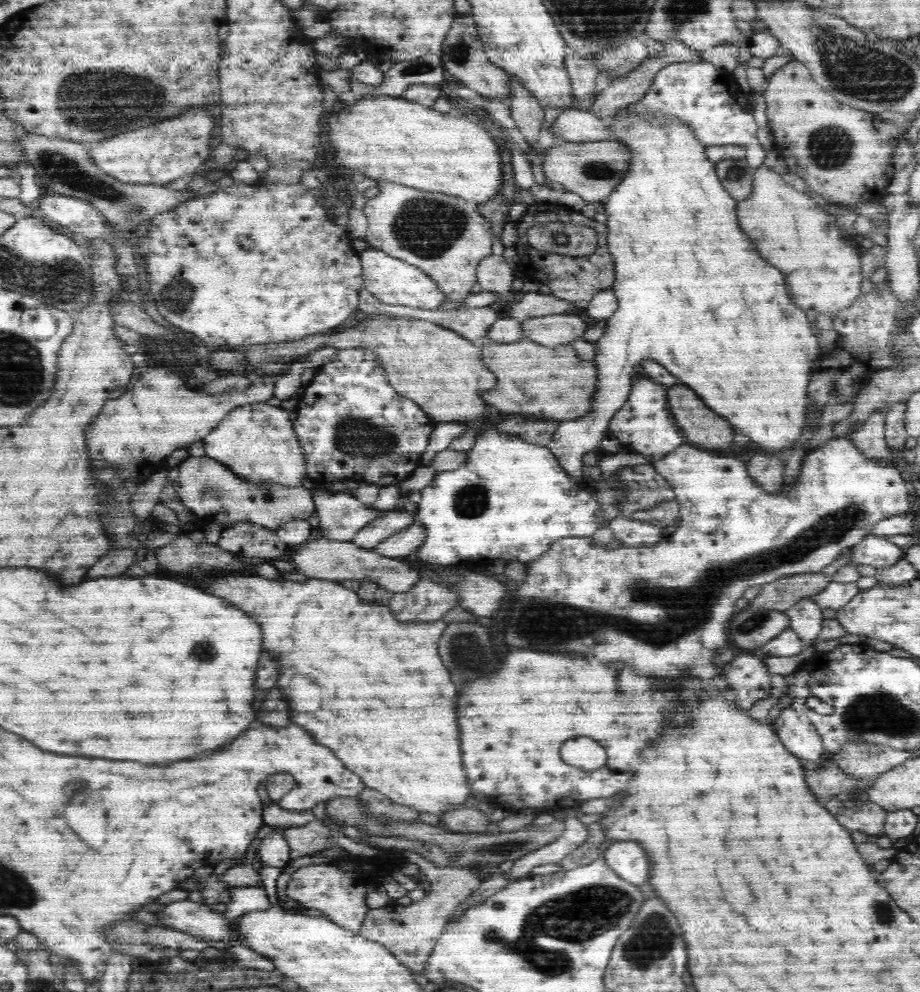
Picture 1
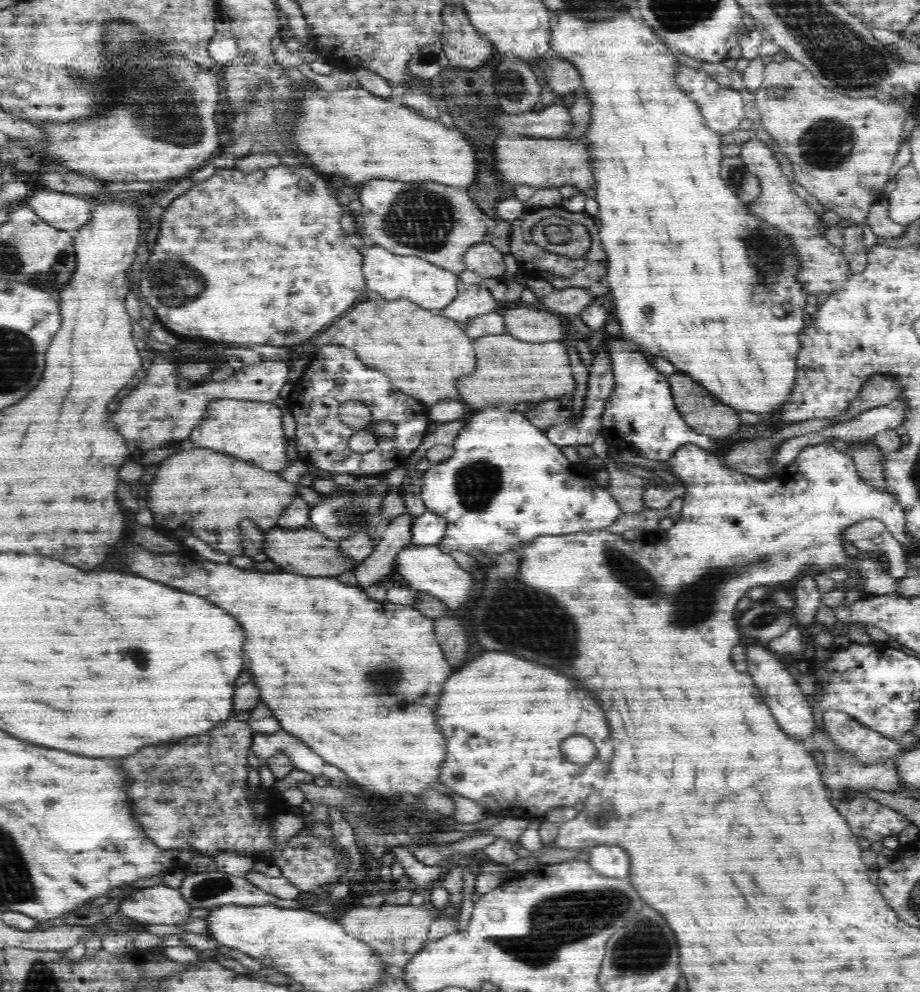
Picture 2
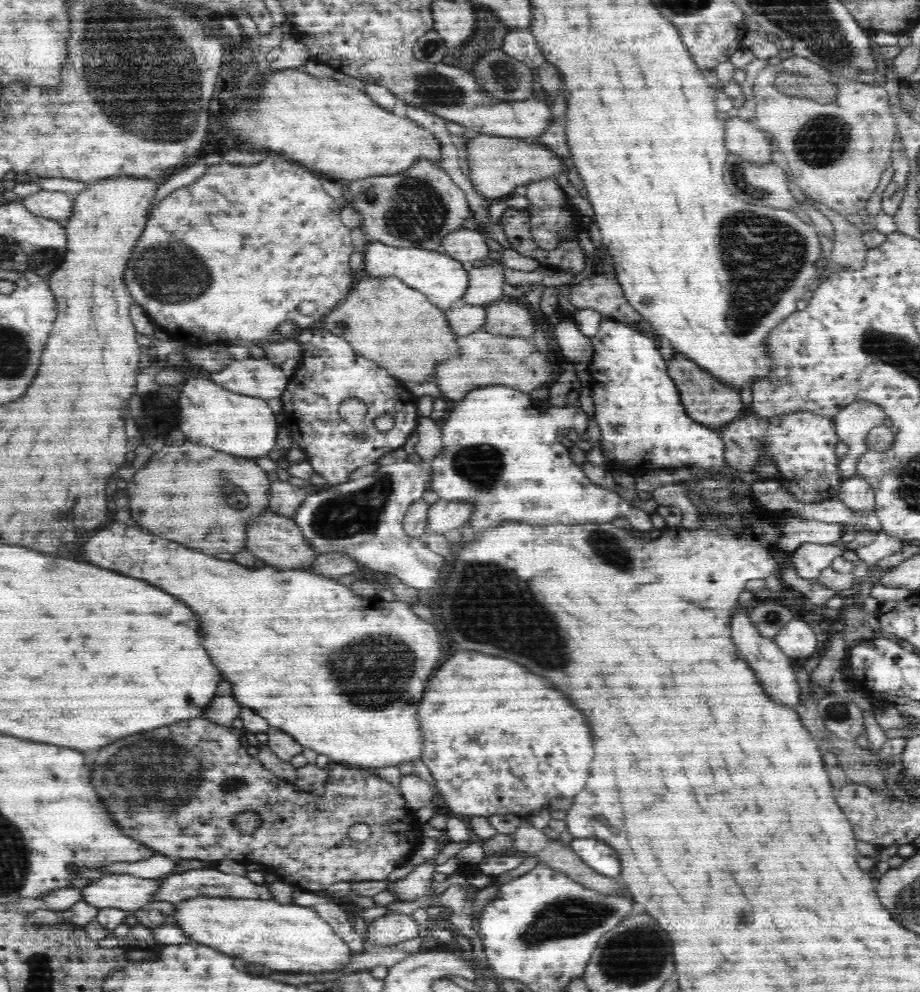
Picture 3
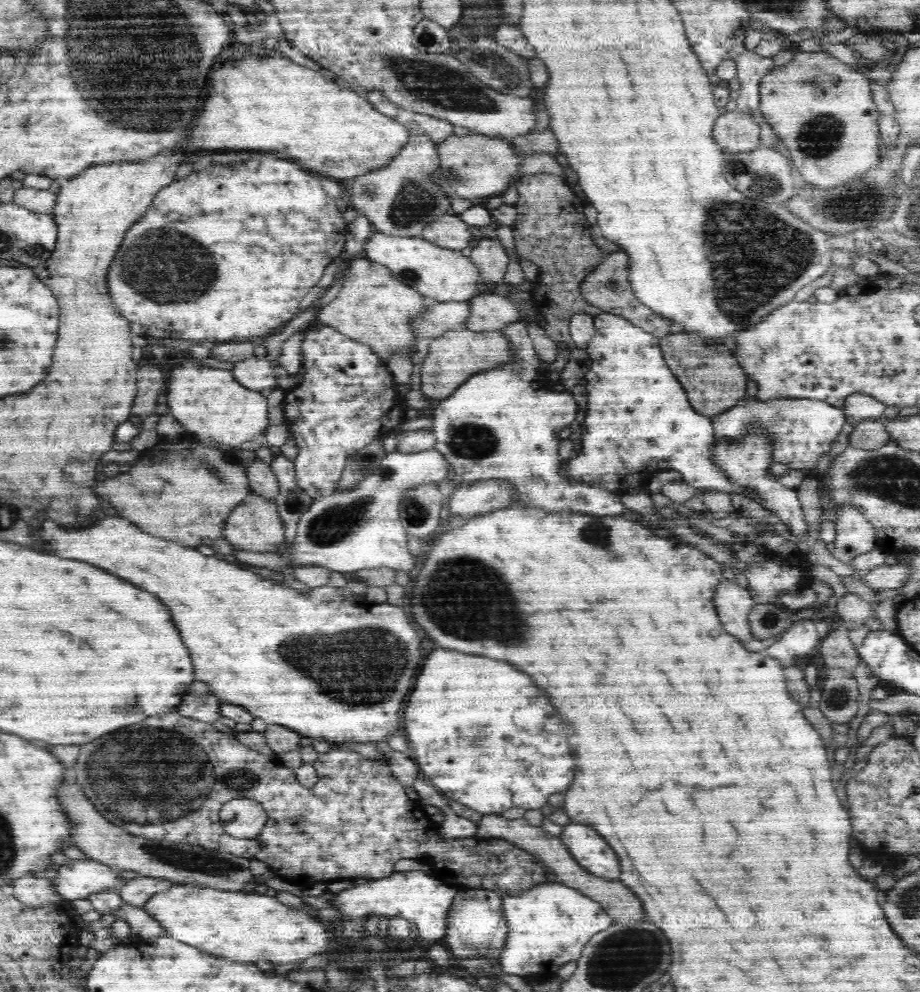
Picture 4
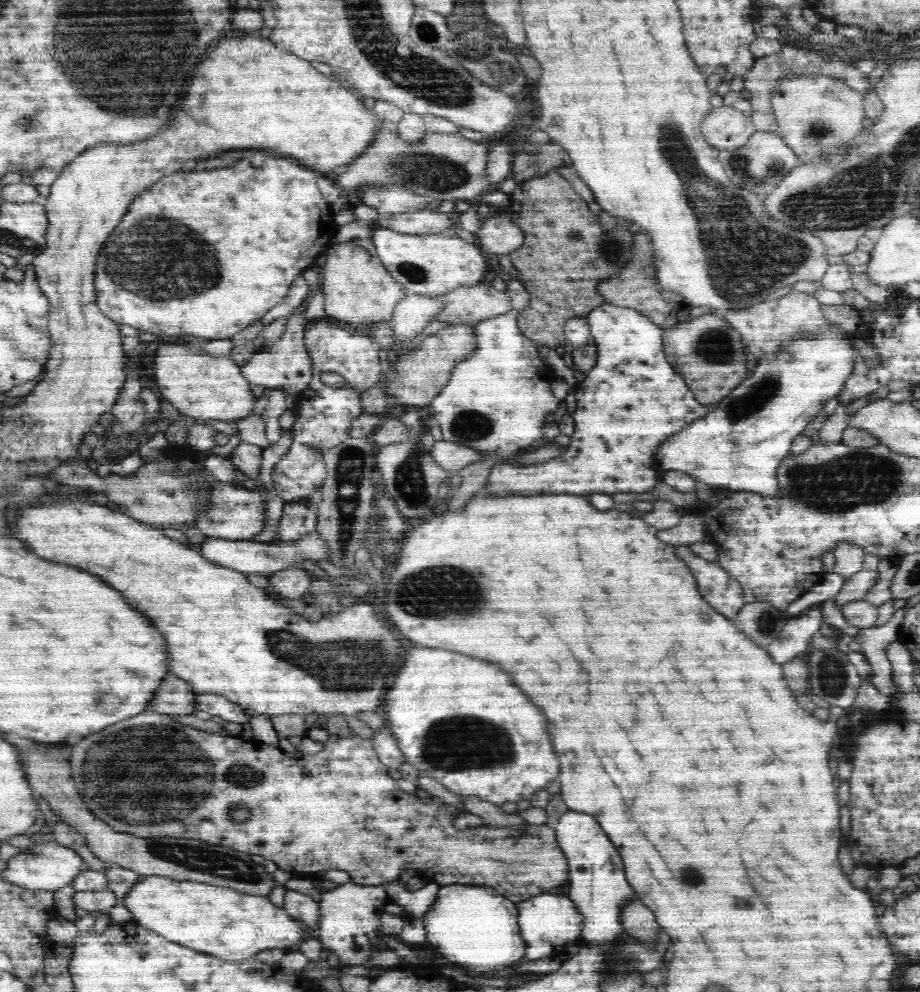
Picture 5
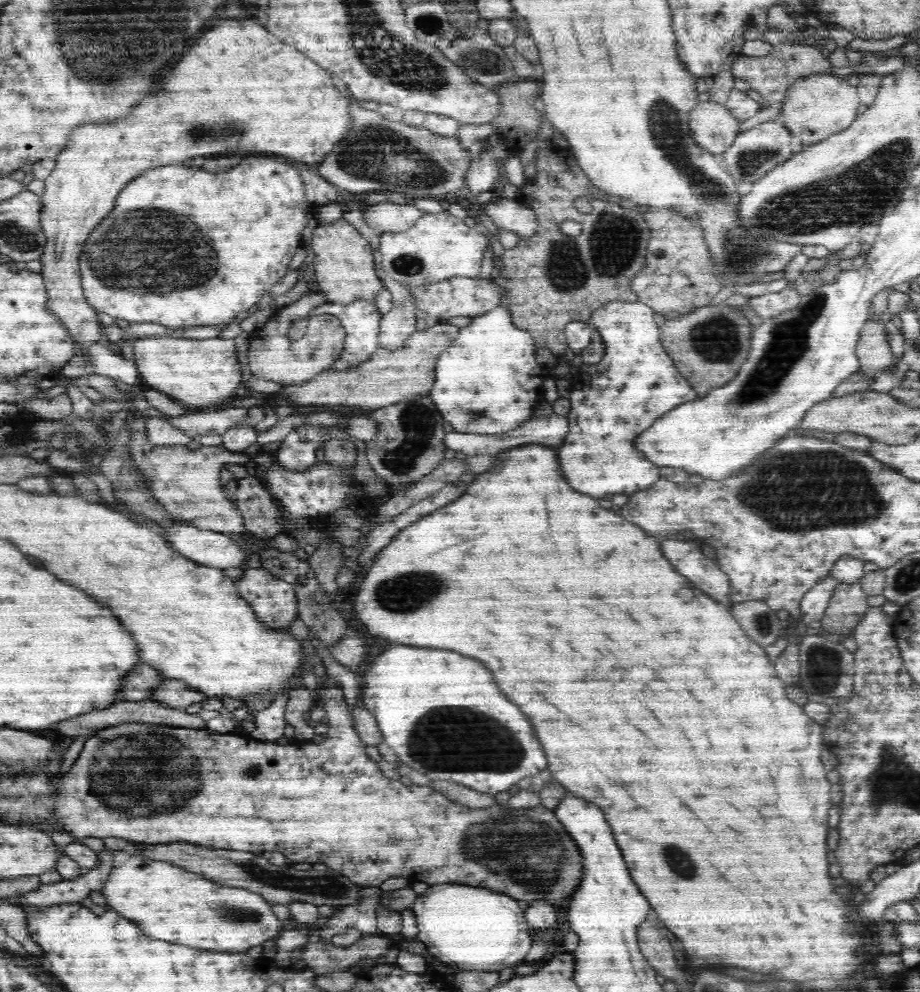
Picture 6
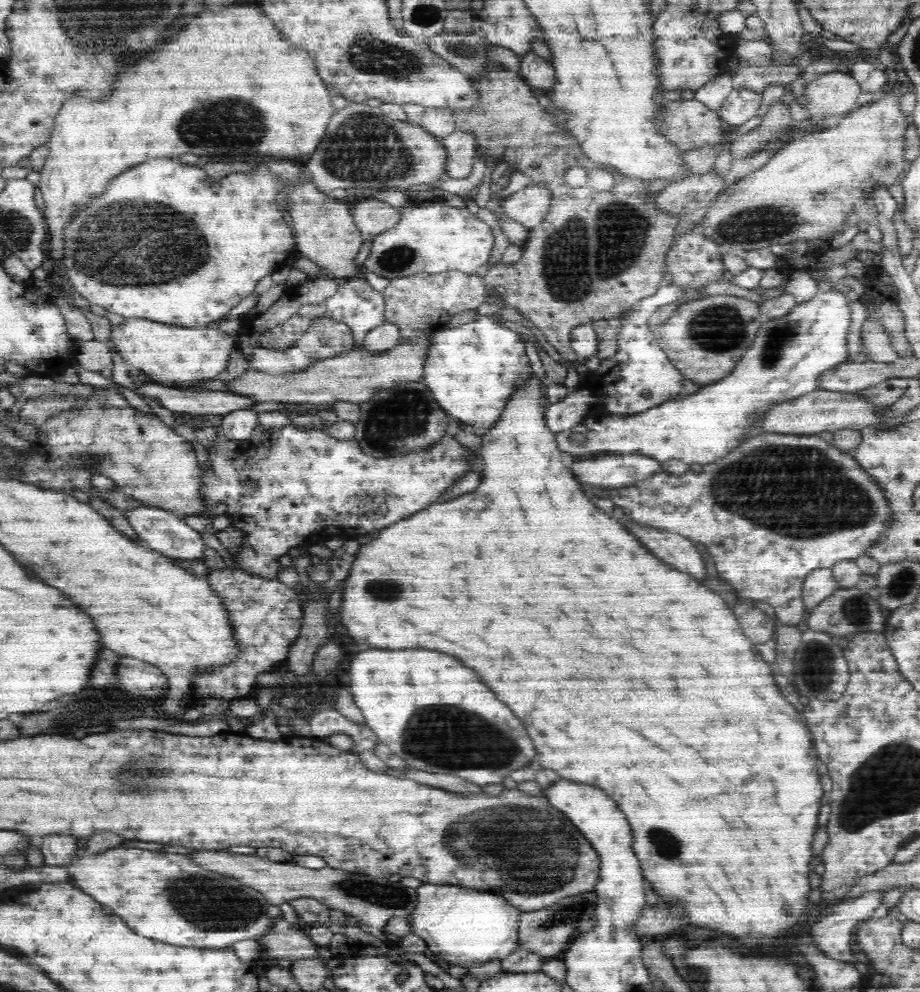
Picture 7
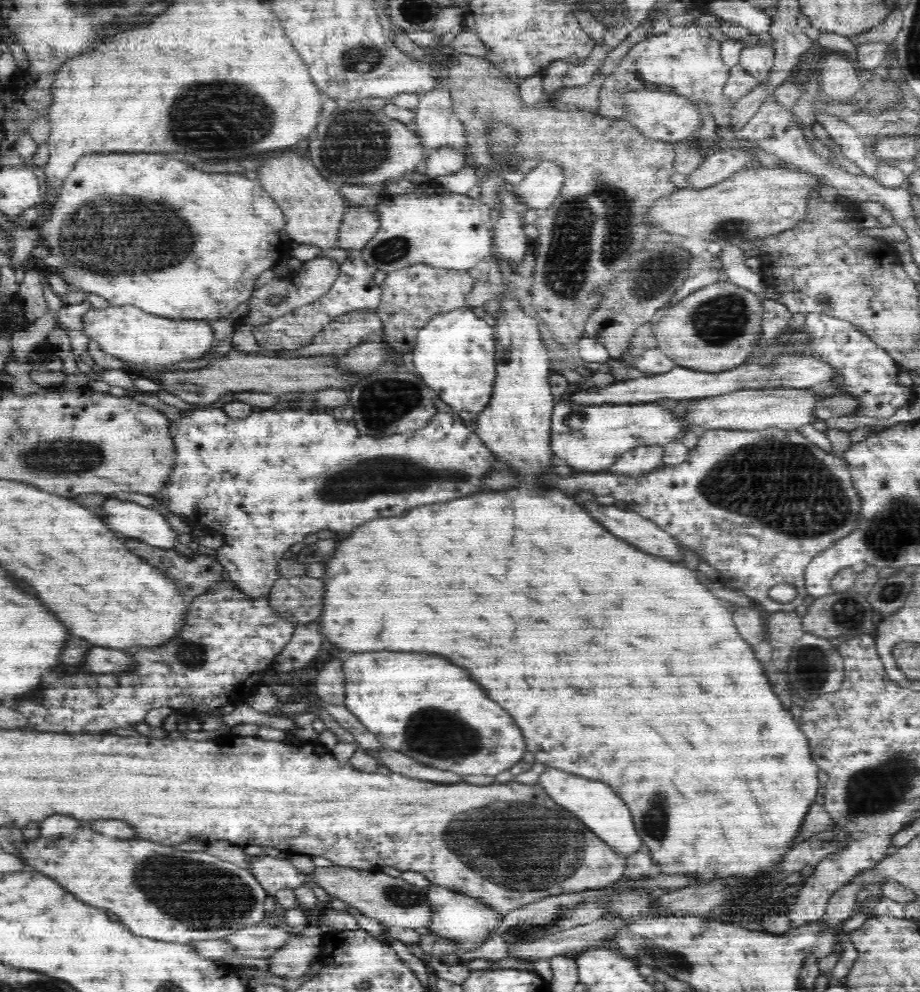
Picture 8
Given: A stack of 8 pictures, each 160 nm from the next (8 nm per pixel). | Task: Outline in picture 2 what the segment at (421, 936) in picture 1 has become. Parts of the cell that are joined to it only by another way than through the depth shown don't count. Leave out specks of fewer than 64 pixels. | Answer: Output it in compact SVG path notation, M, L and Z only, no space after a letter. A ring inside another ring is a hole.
M377 903L365 907L360 905L348 912L334 913L333 918L338 921L344 930L354 938L372 947L382 963L386 966L404 967L410 963L412 956L420 952L425 946L426 936L432 924L432 912L428 908L414 905L388 905Z

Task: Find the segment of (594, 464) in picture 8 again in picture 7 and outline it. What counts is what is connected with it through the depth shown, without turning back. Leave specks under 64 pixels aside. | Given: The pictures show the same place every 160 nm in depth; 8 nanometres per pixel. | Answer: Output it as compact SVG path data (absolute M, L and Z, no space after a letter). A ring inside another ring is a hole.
M820 290L813 299L797 304L790 314L765 321L752 348L728 376L687 397L670 399L646 410L614 410L601 416L584 416L570 428L554 432L557 447L580 460L608 454L637 454L659 461L681 458L689 464L706 464L724 456L740 438L752 433L746 421L748 416L764 412L778 400L818 389L818 374L846 358L846 328L850 318L844 291Z

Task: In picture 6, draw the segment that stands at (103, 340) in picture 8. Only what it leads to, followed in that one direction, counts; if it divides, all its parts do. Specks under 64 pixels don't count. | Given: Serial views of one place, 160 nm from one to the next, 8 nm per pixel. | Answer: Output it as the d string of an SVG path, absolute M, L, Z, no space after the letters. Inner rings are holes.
M148 335L135 338L133 350L132 361L136 363L138 367L138 372L141 376L141 384L147 387L157 387L162 392L178 399L180 402L185 402L190 406L195 406L196 408L202 408L202 410L217 409L217 407L223 407L223 405L229 405L233 402L234 394L239 391L239 386L241 383L242 373L240 371L240 361L236 358L236 340L232 338L204 338L204 340L198 340L198 338L178 338L178 336L160 336L160 335Z

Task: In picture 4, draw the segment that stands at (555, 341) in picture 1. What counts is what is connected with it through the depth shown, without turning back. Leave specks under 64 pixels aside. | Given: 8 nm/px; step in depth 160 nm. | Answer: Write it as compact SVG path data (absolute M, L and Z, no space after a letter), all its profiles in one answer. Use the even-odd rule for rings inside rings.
M478 292L466 300L468 316L461 328L472 332L496 331L502 324L519 320L519 311L510 299L493 292Z

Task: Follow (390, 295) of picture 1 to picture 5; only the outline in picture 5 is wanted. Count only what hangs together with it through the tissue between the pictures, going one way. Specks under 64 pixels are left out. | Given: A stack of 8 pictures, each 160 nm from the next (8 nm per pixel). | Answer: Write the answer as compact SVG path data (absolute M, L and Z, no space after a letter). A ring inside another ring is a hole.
M374 227L372 242L377 248L377 257L404 290L429 297L454 290L462 284L478 284L482 276L490 269L489 259L477 240L466 242L456 230L448 228L439 232L423 234L400 234L392 230Z

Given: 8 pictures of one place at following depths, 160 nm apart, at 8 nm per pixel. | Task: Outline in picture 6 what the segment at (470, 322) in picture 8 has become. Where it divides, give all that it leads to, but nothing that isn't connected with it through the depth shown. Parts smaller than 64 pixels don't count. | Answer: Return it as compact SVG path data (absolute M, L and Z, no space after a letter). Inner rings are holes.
M502 307L492 308L480 315L476 315L472 318L469 325L460 328L460 332L454 338L452 345L442 350L436 358L436 362L434 362L434 382L431 388L432 392L430 392L432 400L436 403L441 415L453 426L454 431L473 432L474 434L506 432L508 430L514 430L518 424L522 424L524 420L528 420L532 416L533 407L543 399L544 389L542 387L542 381L547 376L545 367L536 361L535 348L536 343L529 334L522 329L514 327L512 321L510 321L508 311Z

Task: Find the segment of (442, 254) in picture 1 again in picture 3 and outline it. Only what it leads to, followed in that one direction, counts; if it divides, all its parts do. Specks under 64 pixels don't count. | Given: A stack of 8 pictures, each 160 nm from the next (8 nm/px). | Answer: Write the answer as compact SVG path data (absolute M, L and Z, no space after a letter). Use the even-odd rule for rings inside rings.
M418 154L416 160L402 172L354 180L344 188L352 192L350 205L362 215L362 229L370 242L437 250L441 249L441 236L462 227L465 219L469 218L470 209L464 191L438 160L430 160L423 154Z

